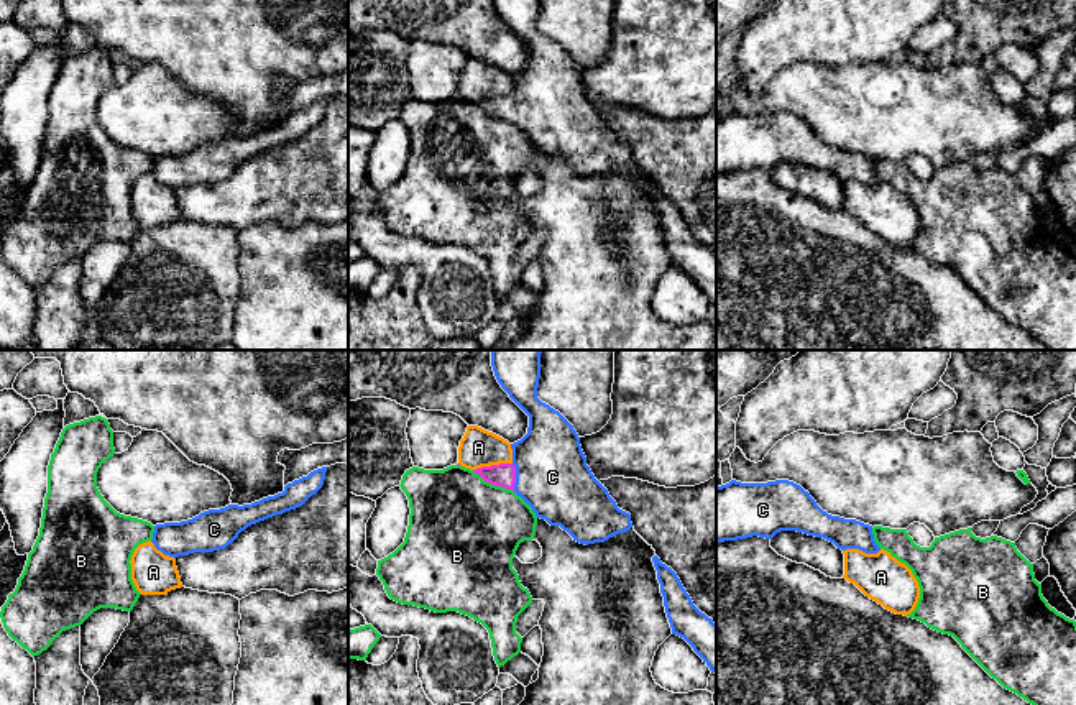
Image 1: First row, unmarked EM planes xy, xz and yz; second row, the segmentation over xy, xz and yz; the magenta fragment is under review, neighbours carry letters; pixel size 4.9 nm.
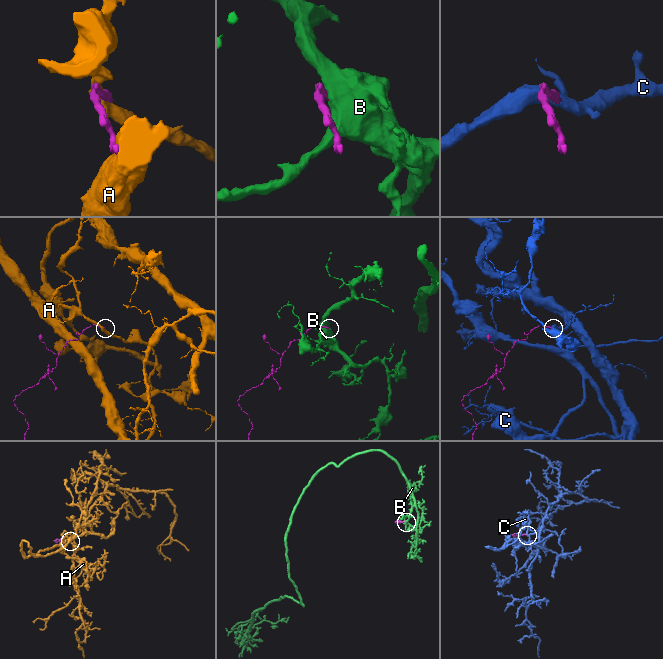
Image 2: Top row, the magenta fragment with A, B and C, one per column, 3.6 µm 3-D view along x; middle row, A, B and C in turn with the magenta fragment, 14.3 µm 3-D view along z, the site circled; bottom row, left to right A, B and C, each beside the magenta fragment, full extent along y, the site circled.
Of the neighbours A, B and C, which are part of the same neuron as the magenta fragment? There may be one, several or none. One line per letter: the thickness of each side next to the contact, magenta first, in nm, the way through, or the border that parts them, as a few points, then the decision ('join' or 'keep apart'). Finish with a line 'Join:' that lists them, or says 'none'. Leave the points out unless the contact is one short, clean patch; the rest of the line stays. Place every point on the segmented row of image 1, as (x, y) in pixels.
A: 110 nm thick on the magenta side, 190 nm on the other; keep apart
B: 110 nm thick on the magenta side, 480 nm on the other; keep apart
C: 110 nm thick on the magenta side, 360 nm on the other; runs through xz (503, 475), (515, 479), (552, 477); join
Join: C

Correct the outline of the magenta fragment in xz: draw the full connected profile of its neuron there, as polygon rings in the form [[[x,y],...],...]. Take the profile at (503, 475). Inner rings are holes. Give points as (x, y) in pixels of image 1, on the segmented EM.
[[[491,350],[491,366],[501,388],[529,416],[527,434],[511,444],[513,462],[473,470],[485,482],[513,490],[550,526],[560,526],[580,544],[605,542],[632,528],[631,514],[619,509],[595,478],[573,426],[537,398],[542,350]]]

